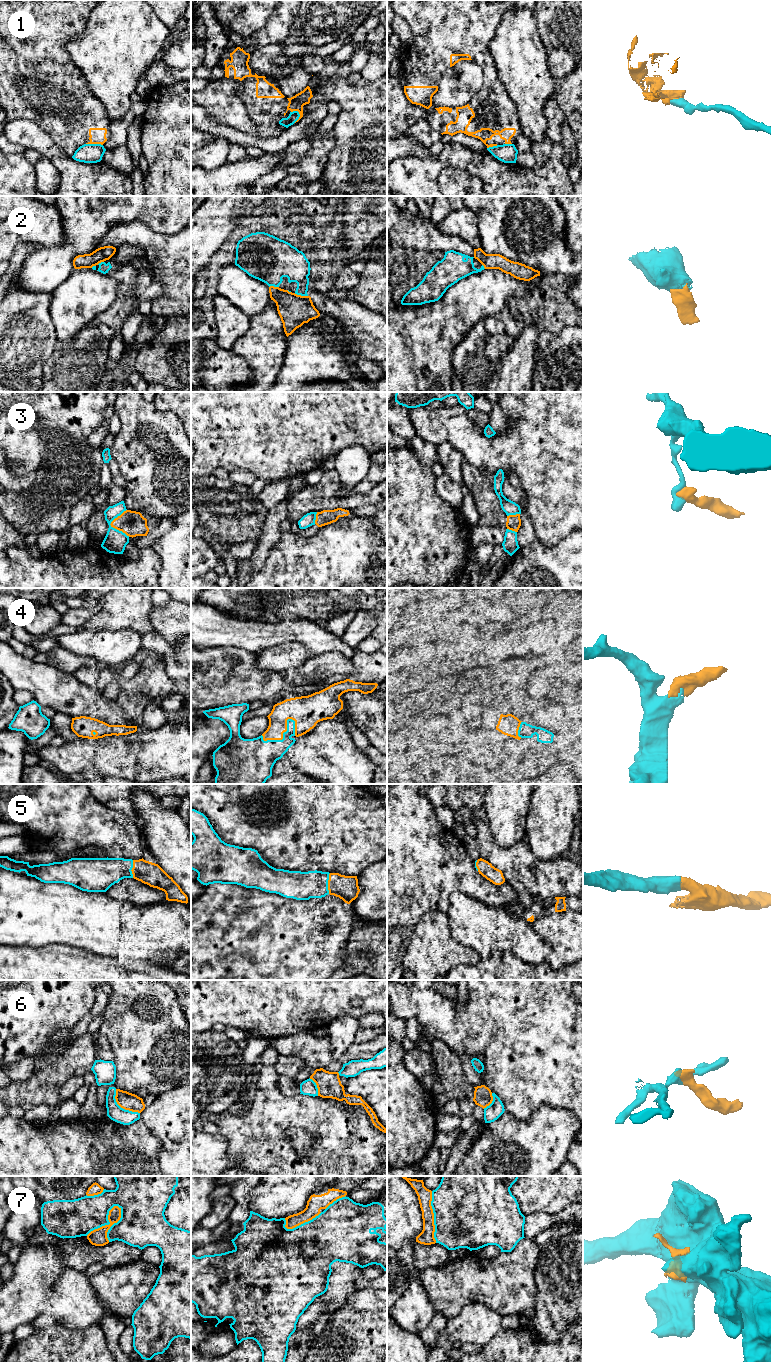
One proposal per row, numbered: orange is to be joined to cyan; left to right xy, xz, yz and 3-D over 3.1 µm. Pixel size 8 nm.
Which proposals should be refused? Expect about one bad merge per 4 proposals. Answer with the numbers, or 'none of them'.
1, 2, 3, 6, 7

